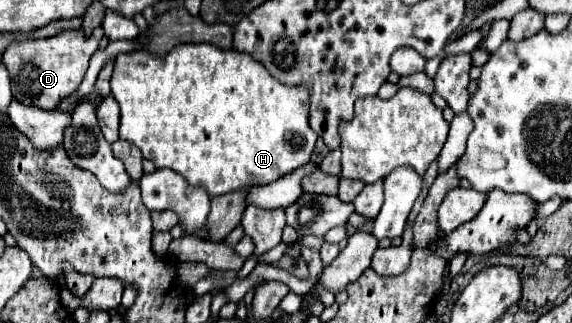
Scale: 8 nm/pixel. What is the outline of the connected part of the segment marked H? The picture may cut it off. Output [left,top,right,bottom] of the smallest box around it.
[111,44,317,196]

